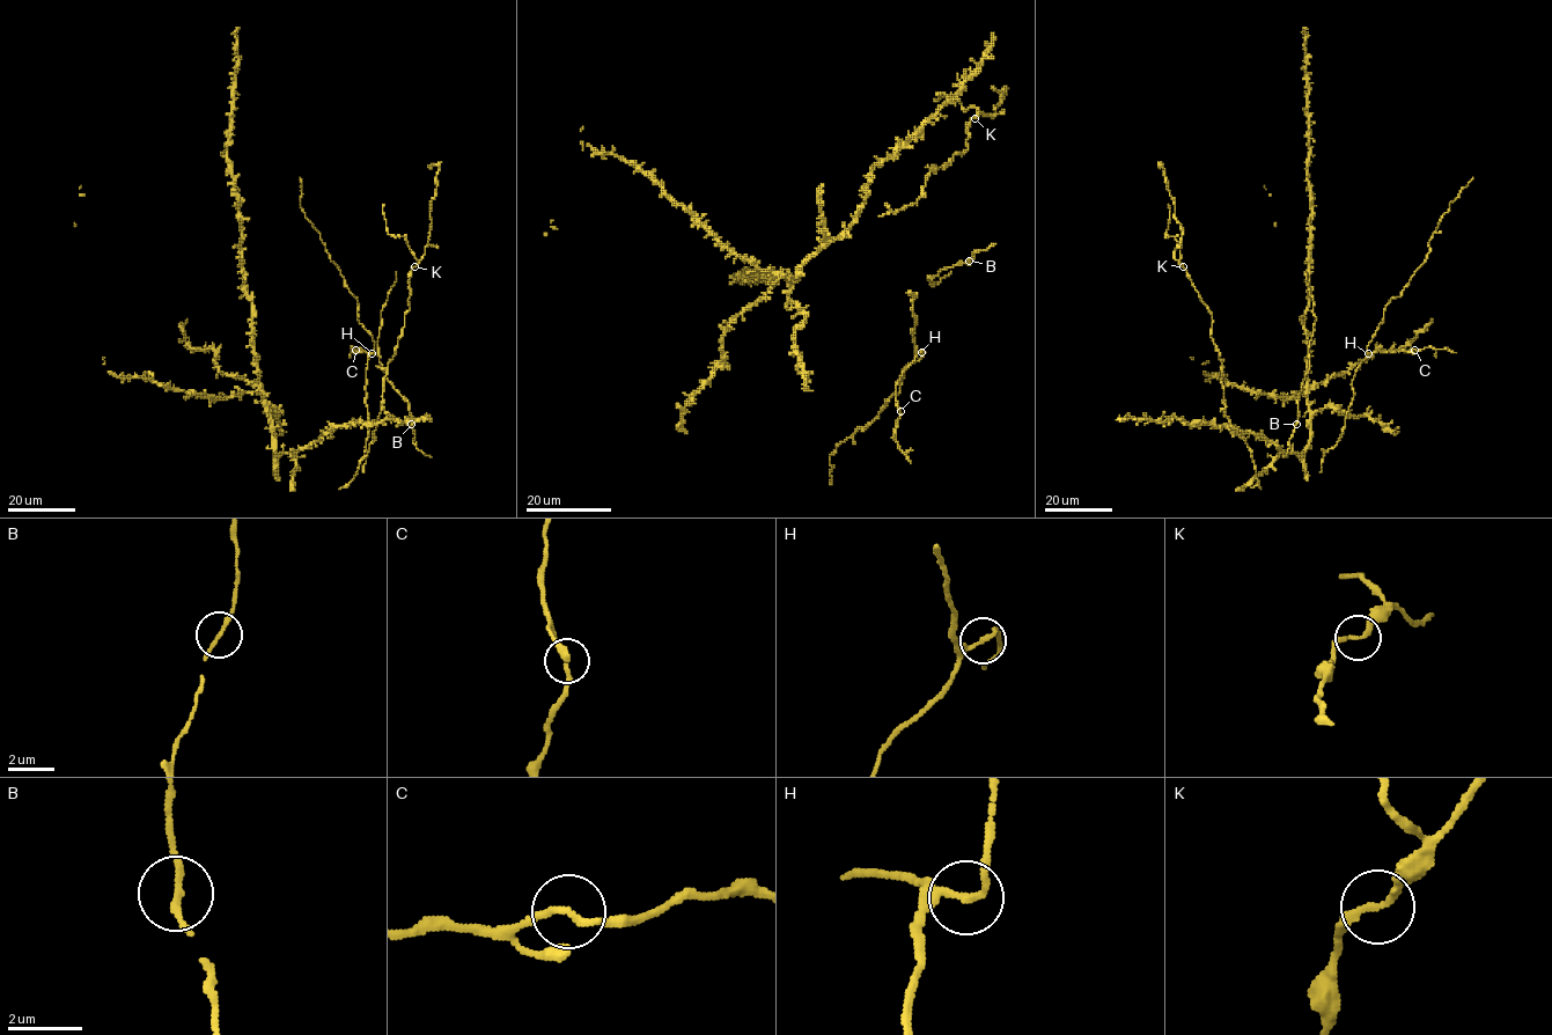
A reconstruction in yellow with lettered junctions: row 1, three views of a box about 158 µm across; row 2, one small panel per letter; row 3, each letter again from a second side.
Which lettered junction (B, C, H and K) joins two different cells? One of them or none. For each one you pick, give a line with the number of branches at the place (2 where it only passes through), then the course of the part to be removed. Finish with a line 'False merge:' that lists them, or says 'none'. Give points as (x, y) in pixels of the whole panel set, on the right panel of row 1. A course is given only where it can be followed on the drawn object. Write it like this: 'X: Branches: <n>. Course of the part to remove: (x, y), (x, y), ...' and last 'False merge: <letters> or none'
False merge: none

